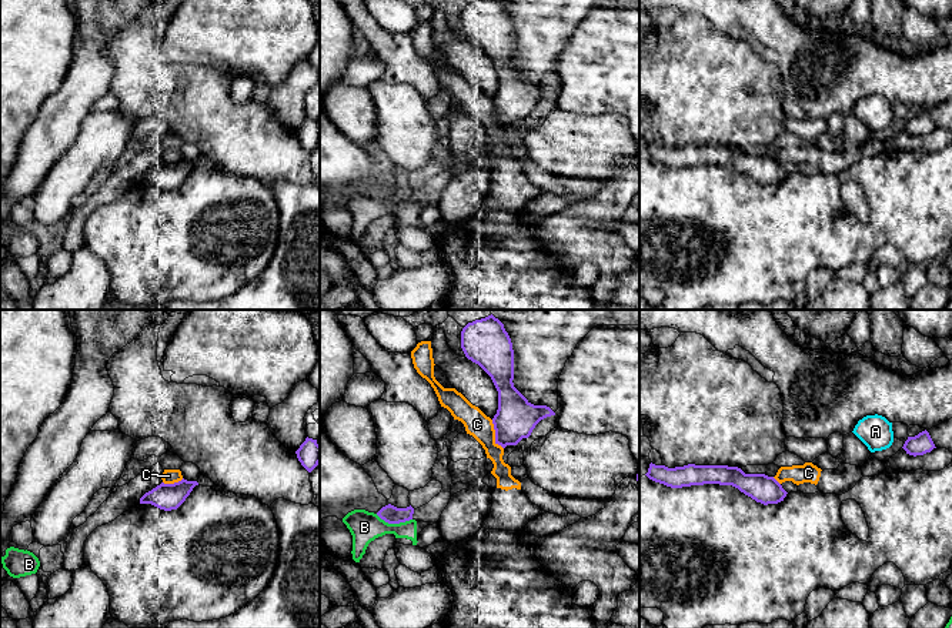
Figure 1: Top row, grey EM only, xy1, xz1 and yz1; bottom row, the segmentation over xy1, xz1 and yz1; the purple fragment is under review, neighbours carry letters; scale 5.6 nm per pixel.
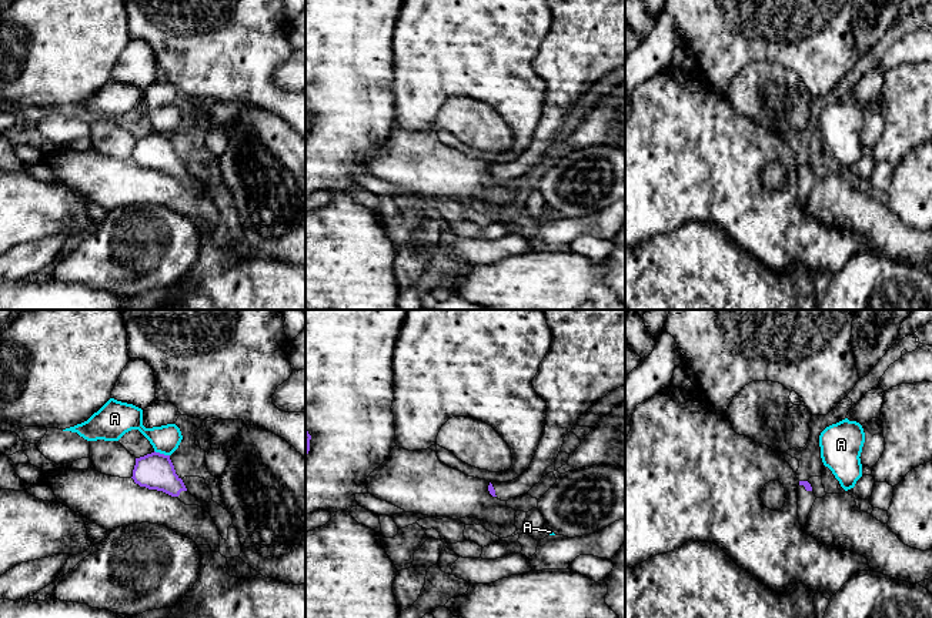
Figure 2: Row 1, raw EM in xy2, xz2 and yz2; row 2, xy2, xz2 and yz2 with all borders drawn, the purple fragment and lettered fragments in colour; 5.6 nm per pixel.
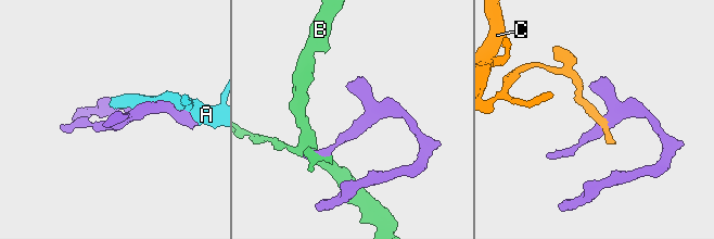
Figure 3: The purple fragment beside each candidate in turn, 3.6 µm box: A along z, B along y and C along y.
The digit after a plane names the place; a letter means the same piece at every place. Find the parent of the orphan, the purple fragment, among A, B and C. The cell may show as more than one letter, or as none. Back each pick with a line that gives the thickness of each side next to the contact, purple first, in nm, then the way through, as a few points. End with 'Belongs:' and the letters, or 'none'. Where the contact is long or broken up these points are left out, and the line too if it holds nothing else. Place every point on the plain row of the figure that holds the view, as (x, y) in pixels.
Belongs: none

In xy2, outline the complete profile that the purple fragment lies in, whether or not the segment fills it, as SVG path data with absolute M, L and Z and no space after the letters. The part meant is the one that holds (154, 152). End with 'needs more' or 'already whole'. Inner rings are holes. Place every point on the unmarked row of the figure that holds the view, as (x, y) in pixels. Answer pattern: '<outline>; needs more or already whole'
M154 131L136 138L131 158L140 167L163 171L171 177L177 177L186 186L198 186L210 194L208 183L193 177L187 171L183 160L176 154L170 136Z; needs more

